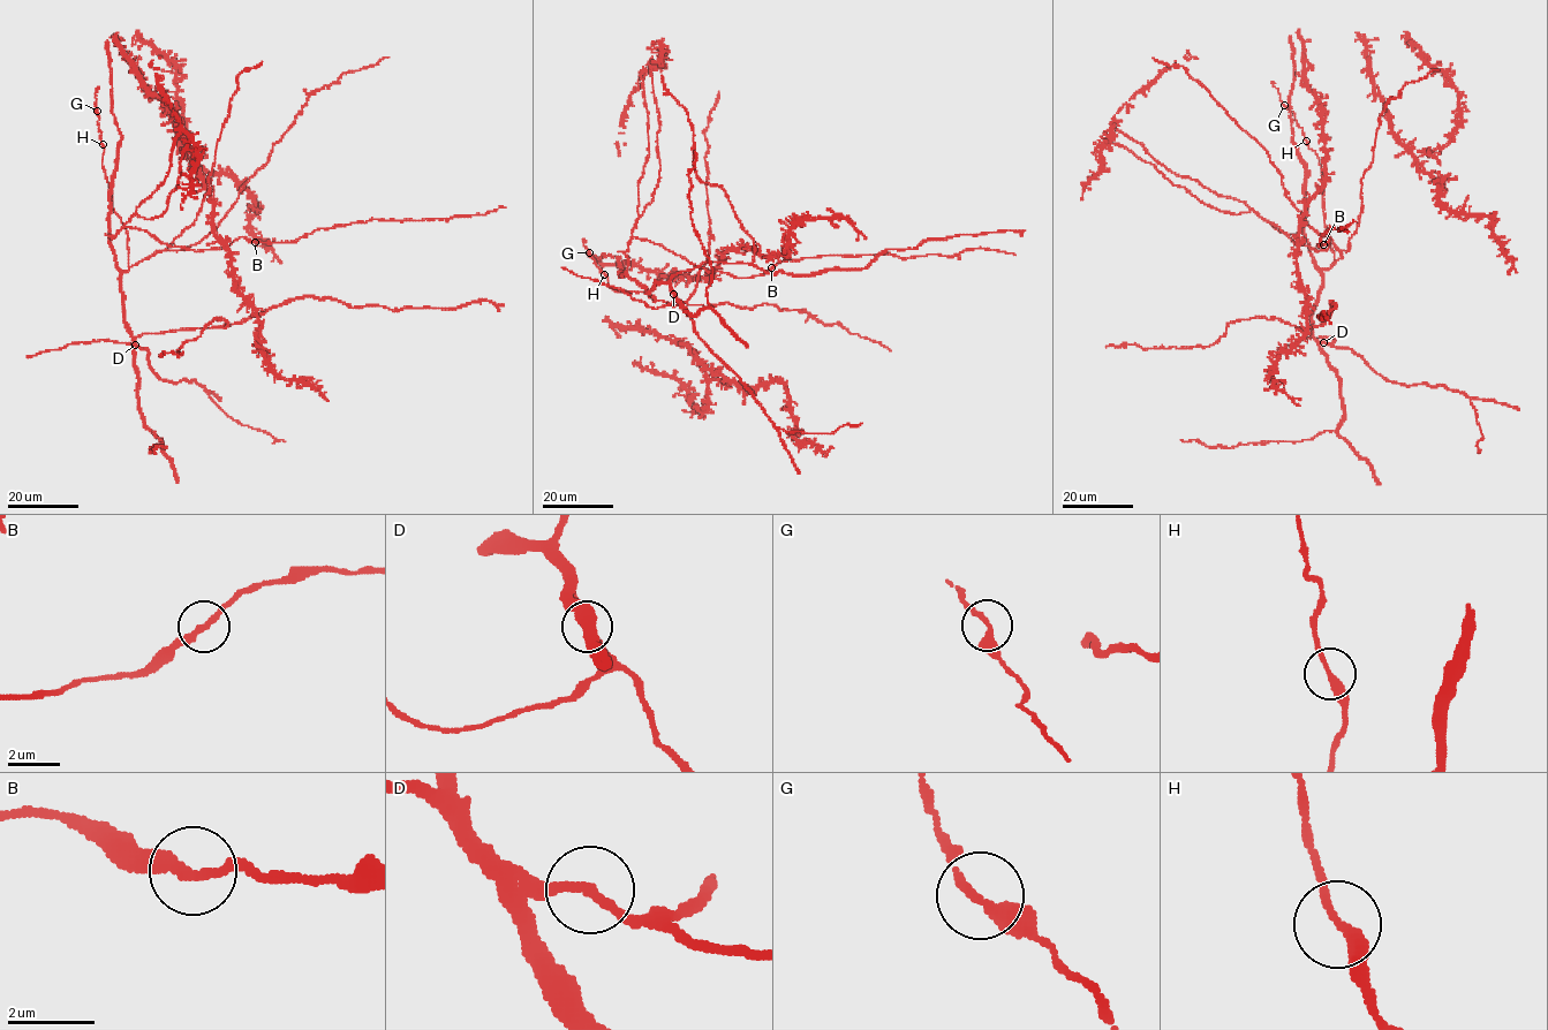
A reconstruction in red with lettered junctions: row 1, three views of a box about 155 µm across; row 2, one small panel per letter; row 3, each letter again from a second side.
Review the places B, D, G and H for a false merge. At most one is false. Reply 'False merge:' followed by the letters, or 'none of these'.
False merge: none of these

